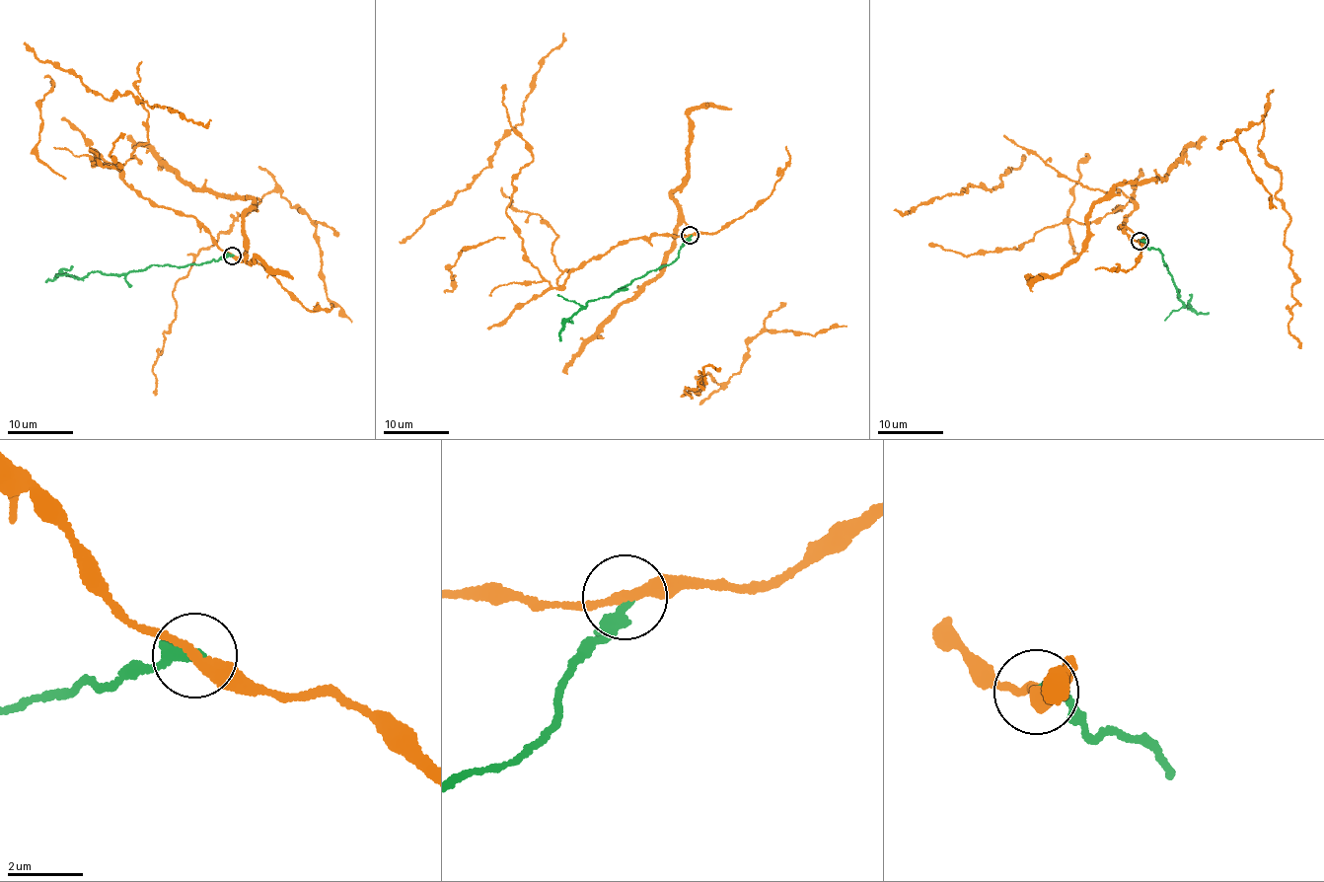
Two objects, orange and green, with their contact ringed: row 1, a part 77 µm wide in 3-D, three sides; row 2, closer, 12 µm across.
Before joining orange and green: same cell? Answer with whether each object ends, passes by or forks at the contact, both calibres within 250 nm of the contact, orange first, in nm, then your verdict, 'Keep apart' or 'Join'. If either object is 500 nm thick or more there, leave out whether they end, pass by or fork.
At the ring orange passes by. At the ring green ends. Thickness 280 nm (orange) against 320 nm. Keep apart

